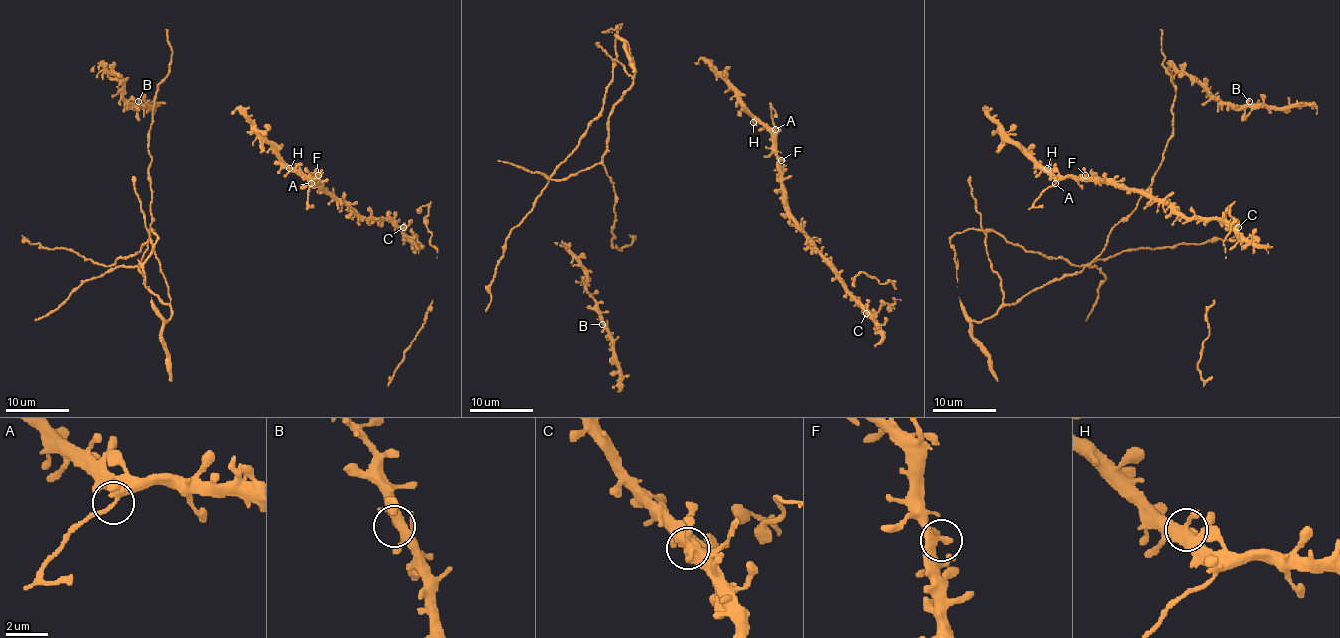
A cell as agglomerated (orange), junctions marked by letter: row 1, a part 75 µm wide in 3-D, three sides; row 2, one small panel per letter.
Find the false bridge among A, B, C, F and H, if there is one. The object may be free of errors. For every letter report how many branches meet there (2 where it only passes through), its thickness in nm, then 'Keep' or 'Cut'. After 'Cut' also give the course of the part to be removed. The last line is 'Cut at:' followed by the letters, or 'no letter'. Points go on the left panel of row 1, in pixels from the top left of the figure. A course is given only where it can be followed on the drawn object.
A: Branches: 2. Thickness 380 nm. Cut. Course of the part to remove: (311, 183), (310, 205)
B: Branches: 2. Thickness 280 nm. Keep
C: Branches: 3. Thickness 380 nm. Keep
F: Branches: 2. Thickness 320 nm. Keep
H: Branches: 2. Thickness 320 nm. Keep
Cut at: A

